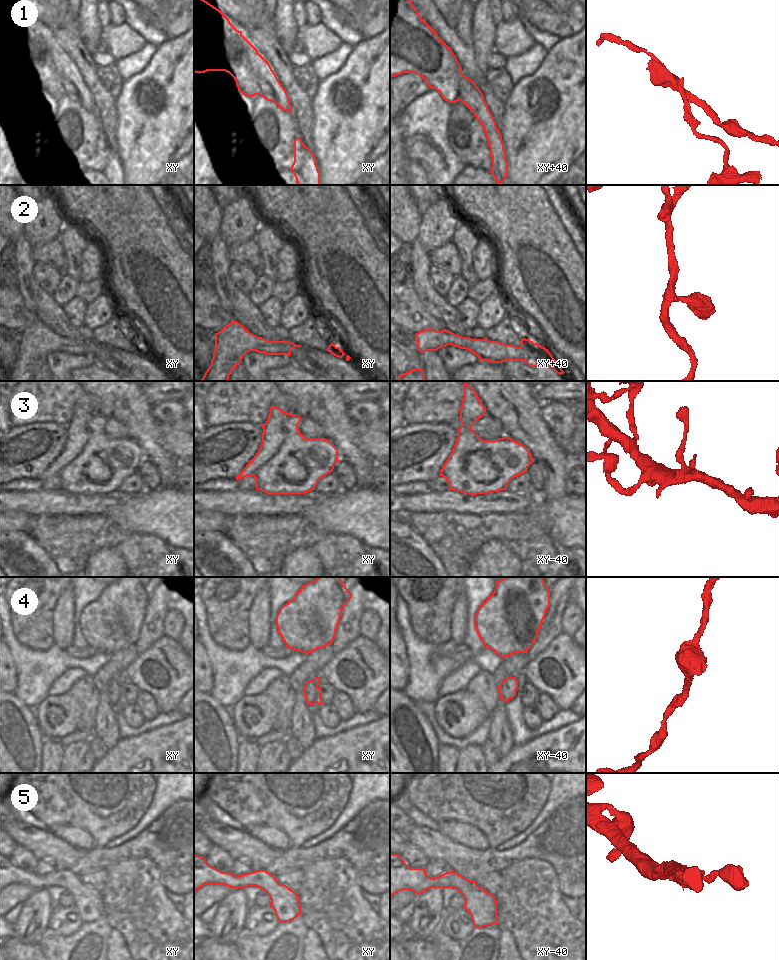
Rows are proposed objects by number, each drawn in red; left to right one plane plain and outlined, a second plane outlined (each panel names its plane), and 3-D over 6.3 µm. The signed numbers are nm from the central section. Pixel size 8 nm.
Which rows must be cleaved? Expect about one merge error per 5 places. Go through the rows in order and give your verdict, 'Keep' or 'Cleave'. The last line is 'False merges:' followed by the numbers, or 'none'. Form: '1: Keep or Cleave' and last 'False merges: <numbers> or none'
1: Cleave
2: Keep
3: Keep
4: Keep
5: Keep
False merges: 1.

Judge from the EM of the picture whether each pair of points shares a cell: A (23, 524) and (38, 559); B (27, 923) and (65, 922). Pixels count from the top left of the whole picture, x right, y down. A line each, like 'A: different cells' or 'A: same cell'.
A: different cells
B: different cells

